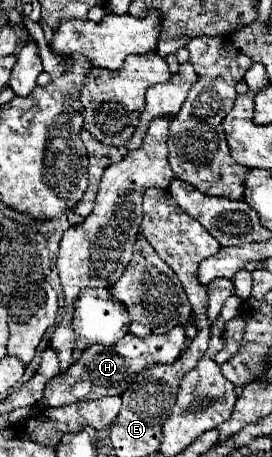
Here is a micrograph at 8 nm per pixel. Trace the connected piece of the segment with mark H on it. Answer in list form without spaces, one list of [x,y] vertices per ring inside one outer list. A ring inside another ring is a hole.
[[[184,325],[174,327],[166,335],[154,335],[154,337],[144,337],[138,339],[134,335],[126,335],[120,341],[116,341],[112,347],[102,347],[102,345],[92,345],[82,353],[82,357],[68,367],[64,375],[58,375],[46,383],[44,389],[44,401],[50,407],[62,407],[74,401],[82,399],[100,399],[106,395],[122,395],[132,381],[136,379],[138,373],[148,369],[154,363],[174,363],[180,353],[184,351]]]

